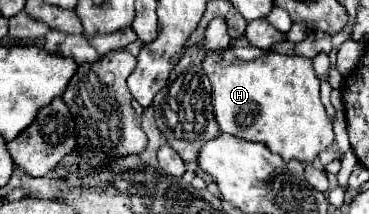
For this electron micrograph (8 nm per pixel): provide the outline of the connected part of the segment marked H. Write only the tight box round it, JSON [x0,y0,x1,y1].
[202,48,334,164]

